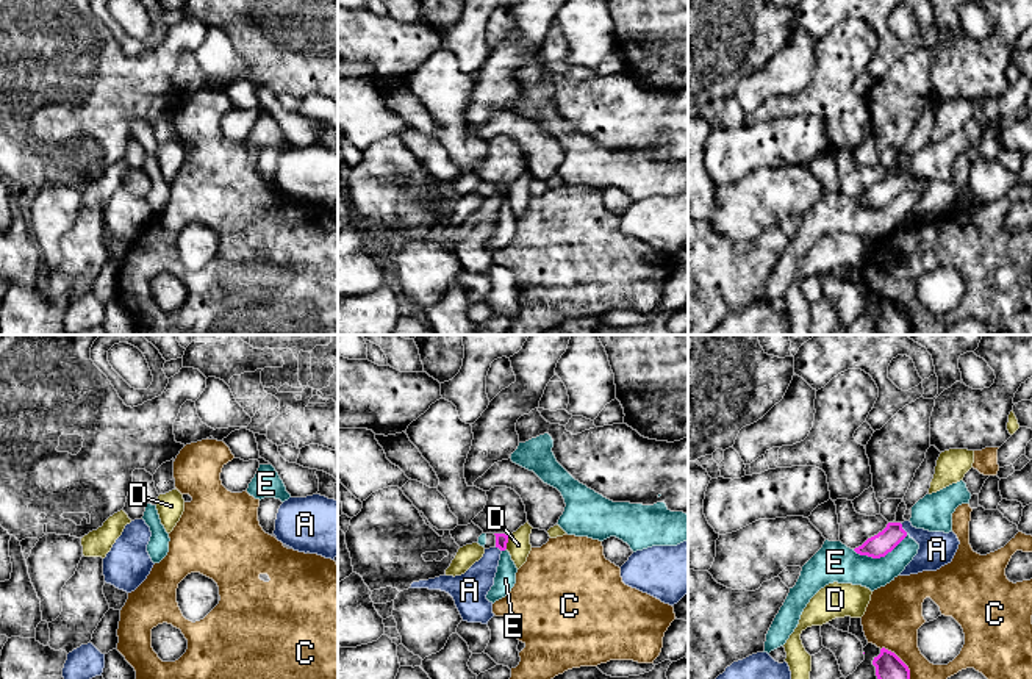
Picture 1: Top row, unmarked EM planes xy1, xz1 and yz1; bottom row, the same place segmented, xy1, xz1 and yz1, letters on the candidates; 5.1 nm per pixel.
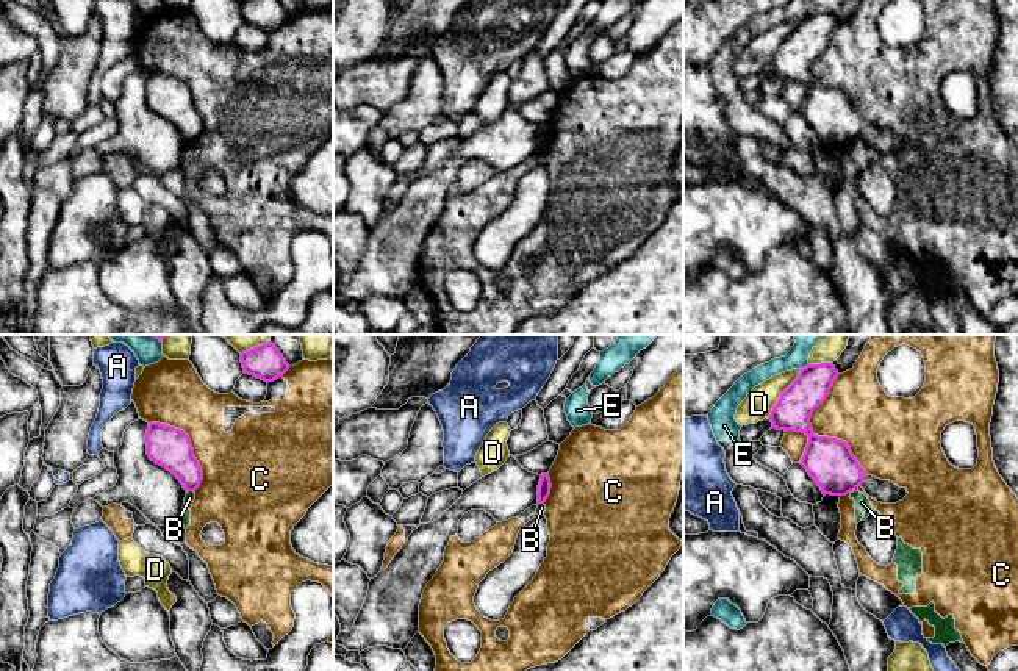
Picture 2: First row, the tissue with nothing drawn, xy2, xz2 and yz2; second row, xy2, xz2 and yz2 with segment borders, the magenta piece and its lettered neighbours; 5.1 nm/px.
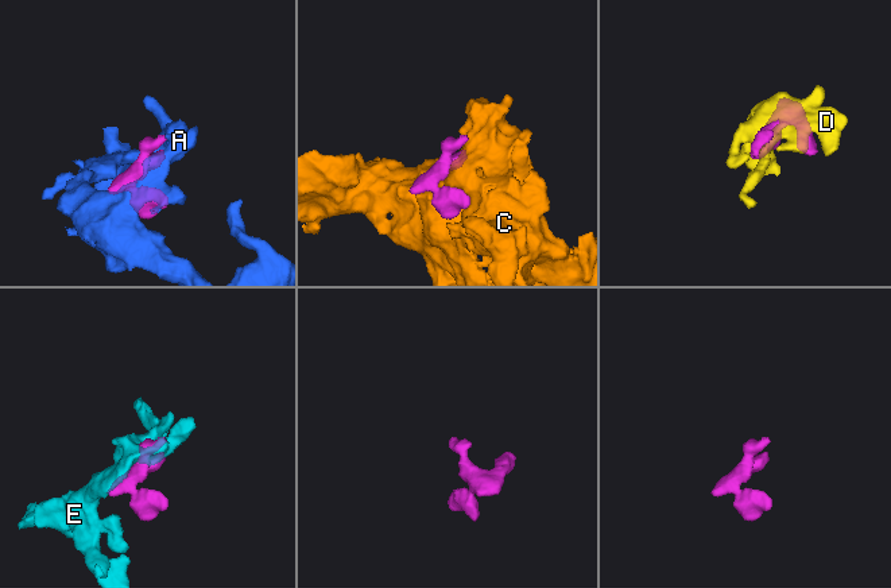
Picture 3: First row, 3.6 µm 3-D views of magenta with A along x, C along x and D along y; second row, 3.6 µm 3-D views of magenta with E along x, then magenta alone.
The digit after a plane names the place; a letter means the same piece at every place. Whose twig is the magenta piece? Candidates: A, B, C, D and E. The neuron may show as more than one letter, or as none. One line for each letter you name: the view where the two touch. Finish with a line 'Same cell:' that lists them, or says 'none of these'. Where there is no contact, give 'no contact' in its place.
A: meets magenta in yz1
Same cell: A

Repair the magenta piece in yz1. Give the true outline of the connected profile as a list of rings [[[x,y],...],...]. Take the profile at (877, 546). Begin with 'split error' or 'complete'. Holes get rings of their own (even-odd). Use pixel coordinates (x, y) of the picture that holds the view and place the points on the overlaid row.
split error; [[[904,521],[888,523],[882,532],[868,538],[854,551],[860,555],[880,559],[891,552],[907,535],[919,544],[919,549],[899,576],[940,569],[952,562],[960,544],[954,532],[929,532],[913,527],[910,521]]]

